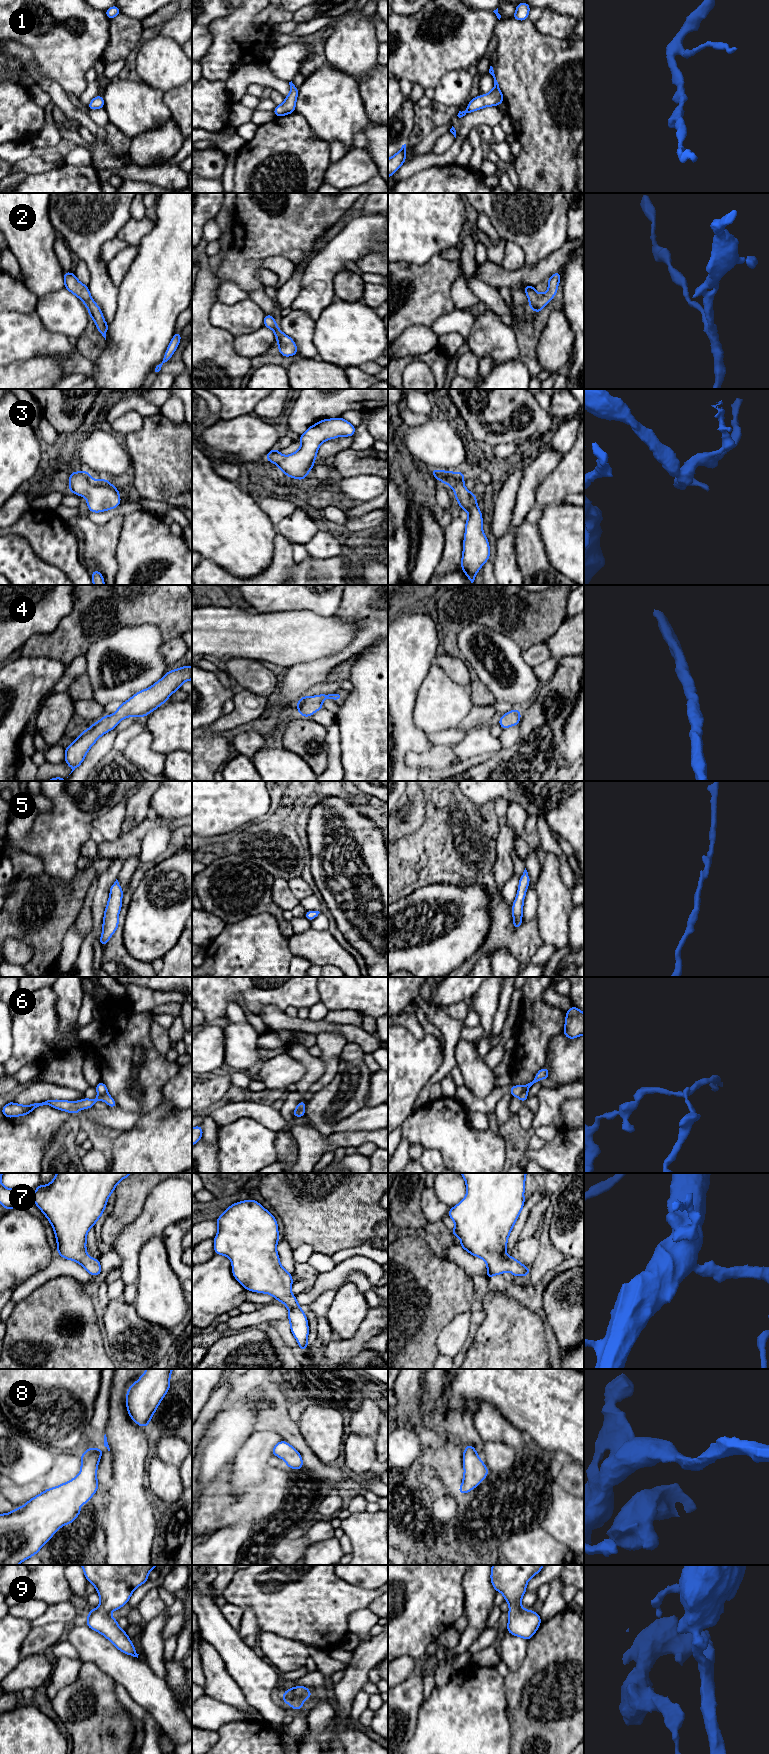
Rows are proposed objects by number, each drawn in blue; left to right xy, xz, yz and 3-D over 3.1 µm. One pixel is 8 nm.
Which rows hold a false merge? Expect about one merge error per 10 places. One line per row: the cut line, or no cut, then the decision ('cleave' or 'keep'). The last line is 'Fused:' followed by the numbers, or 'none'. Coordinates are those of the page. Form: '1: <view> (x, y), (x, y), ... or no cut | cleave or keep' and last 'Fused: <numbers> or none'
1: no cut | keep
2: no cut | keep
3: no cut | keep
4: no cut | keep
5: no cut | keep
6: xz (304, 1107), (294, 1111) | cleave
7: no cut | keep
8: no cut | keep
9: no cut | keep
Fused: 6

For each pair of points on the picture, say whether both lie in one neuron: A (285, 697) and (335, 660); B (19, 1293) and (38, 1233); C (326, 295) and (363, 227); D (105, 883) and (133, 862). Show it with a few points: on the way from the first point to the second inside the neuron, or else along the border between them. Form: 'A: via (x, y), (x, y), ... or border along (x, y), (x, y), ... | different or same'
A: via (297, 685), (309, 673), (318, 671), (323, 667) | same
B: border along (42, 1269), (27, 1278), (13, 1292), (10, 1298) | different
C: via (325, 278), (325, 266), (347, 244) | same
D: border along (124, 860), (122, 869), (116, 878) | different

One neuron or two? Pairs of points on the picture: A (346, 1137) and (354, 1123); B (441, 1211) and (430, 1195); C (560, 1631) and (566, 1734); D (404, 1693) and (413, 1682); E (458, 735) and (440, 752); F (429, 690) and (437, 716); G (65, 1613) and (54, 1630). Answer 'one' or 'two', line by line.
A: two
B: one
C: one
D: one
E: two
F: one
G: two

